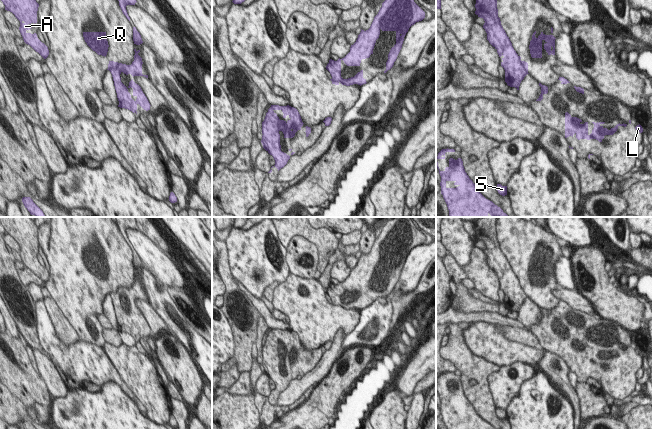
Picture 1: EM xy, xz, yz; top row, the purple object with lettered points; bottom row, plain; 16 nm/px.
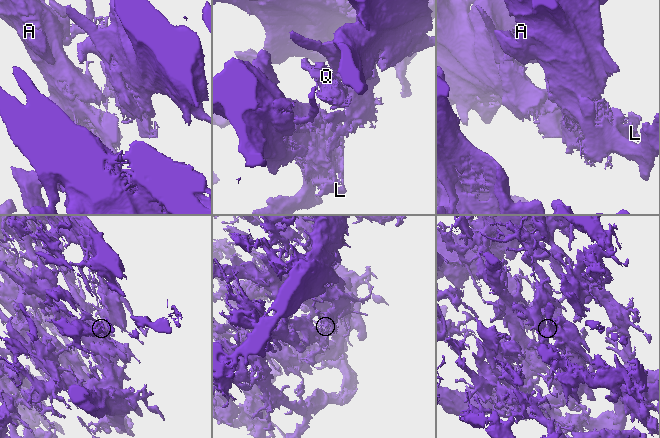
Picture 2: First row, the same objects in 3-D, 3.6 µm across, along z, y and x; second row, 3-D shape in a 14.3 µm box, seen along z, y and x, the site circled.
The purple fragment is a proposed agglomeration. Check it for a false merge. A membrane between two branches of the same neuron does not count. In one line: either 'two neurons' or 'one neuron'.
two neurons

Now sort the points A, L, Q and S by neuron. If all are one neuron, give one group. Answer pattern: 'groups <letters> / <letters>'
groups A L S / Q

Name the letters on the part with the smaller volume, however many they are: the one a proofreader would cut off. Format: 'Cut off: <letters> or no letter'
Cut off: Q

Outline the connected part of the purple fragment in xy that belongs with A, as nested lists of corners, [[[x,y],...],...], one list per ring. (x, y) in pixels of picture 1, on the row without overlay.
[[[0,217],[0,224],[5,229],[5,234],[12,236],[20,245],[19,254],[24,266],[30,269],[36,276],[46,283],[49,279],[48,271],[38,263],[36,257],[31,258],[26,256],[32,252],[30,249],[31,247],[37,247],[37,235],[39,228],[36,224],[29,217]]]

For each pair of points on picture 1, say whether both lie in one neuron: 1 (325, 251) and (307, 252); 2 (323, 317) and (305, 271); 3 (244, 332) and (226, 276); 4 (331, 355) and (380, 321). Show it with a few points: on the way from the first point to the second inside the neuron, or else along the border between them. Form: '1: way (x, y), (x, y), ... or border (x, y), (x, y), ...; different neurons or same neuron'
1: border (300, 235), (310, 241), (317, 250), (316, 269); different neurons
2: border (290, 273), (313, 279); different neurons
3: way (239, 318), (240, 304), (231, 290); same neuron
4: border (346, 335), (342, 342), (342, 347); different neurons

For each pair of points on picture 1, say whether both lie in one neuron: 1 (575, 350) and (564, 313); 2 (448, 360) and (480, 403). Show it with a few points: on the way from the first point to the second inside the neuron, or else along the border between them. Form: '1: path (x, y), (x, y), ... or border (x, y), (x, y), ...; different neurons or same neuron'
1: path (574, 341), (574, 325), (571, 322); same neuron
2: path (460, 365), (466, 371), (466, 387), (470, 391); same neuron

